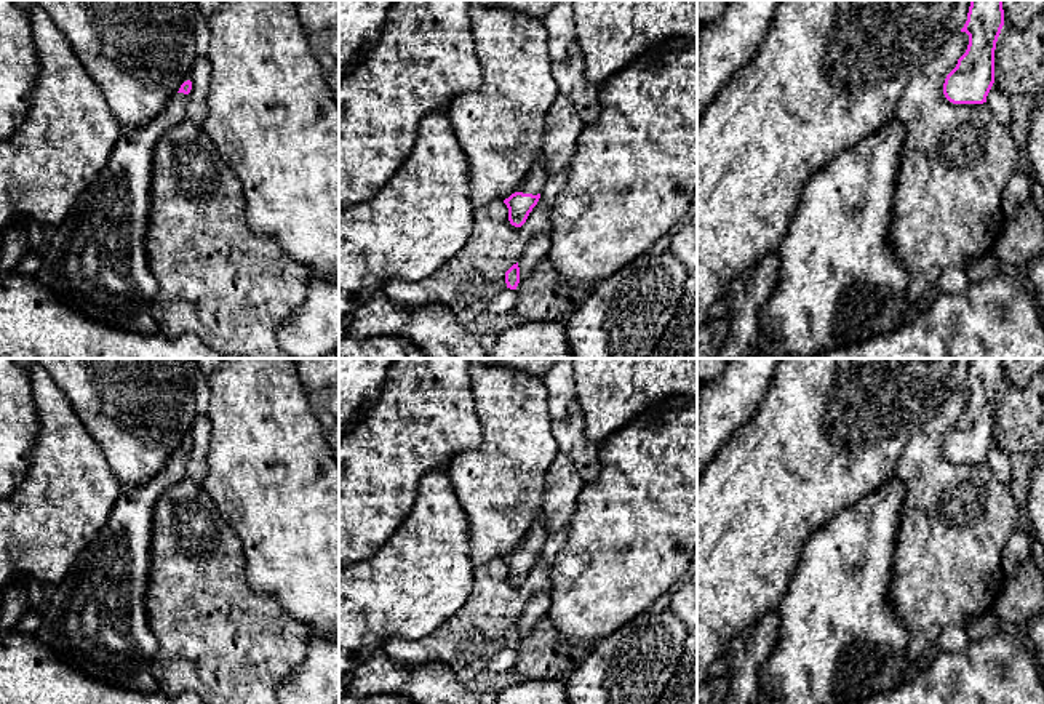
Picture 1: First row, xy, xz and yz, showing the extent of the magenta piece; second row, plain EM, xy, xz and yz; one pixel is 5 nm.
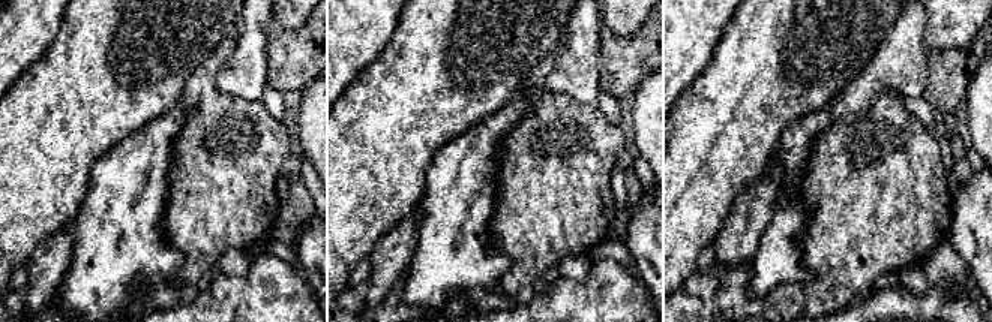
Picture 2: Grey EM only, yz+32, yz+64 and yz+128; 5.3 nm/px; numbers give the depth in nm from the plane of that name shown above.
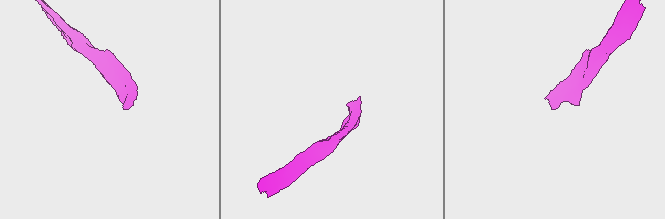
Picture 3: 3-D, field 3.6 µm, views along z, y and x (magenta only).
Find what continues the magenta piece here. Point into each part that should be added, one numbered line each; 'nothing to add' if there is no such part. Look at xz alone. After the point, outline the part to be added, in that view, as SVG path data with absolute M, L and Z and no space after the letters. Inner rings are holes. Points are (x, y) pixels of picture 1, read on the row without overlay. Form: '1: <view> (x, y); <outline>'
1: xz (533, 541); M536 522L531 526L531 530L524 534L516 550L532 552L532 554L540 552L542 546L547 541L548 533L550 531L540 522Z

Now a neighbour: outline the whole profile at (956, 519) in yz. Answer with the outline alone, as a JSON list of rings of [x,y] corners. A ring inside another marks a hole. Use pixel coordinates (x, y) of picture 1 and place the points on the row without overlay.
[[[958,390],[938,411],[908,440],[895,475],[905,485],[905,499],[899,522],[894,550],[894,570],[889,597],[895,616],[907,627],[910,638],[907,658],[914,662],[927,648],[937,646],[940,634],[951,624],[966,626],[972,618],[994,608],[996,598],[1007,579],[1002,571],[1002,550],[1018,528],[1018,506],[1007,485],[999,483],[983,462],[953,462],[943,453],[946,434],[956,426],[966,411],[969,394]]]

